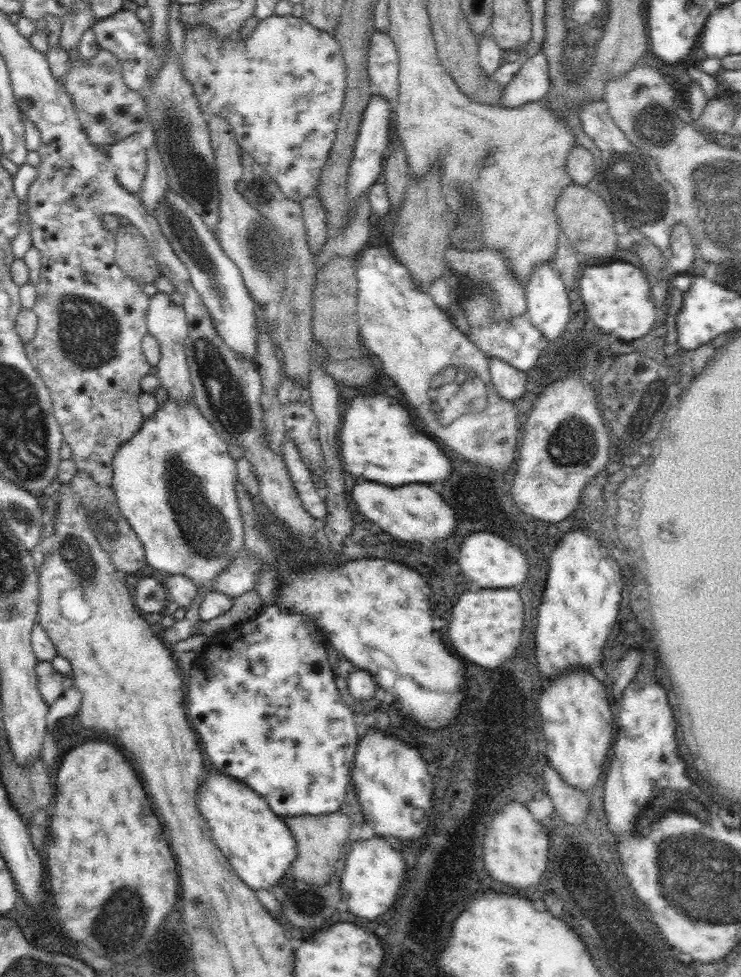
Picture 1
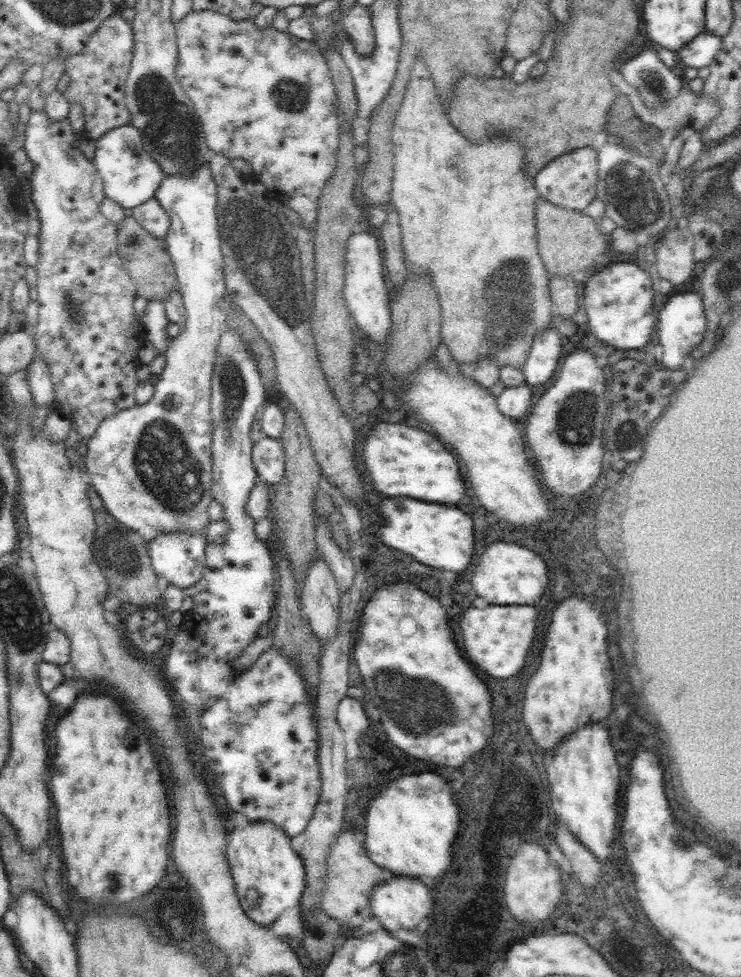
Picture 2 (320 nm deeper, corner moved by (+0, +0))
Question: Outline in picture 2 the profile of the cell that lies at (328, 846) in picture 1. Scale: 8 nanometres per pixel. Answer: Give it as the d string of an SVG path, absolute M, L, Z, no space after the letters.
M343 829L338 835L337 841L332 845L327 860L327 888L321 896L321 908L332 918L335 918L340 925L350 928L358 928L366 918L373 914L371 907L371 892L376 887L392 878L395 874L386 868L378 866L368 856L363 841L357 839L352 830Z

